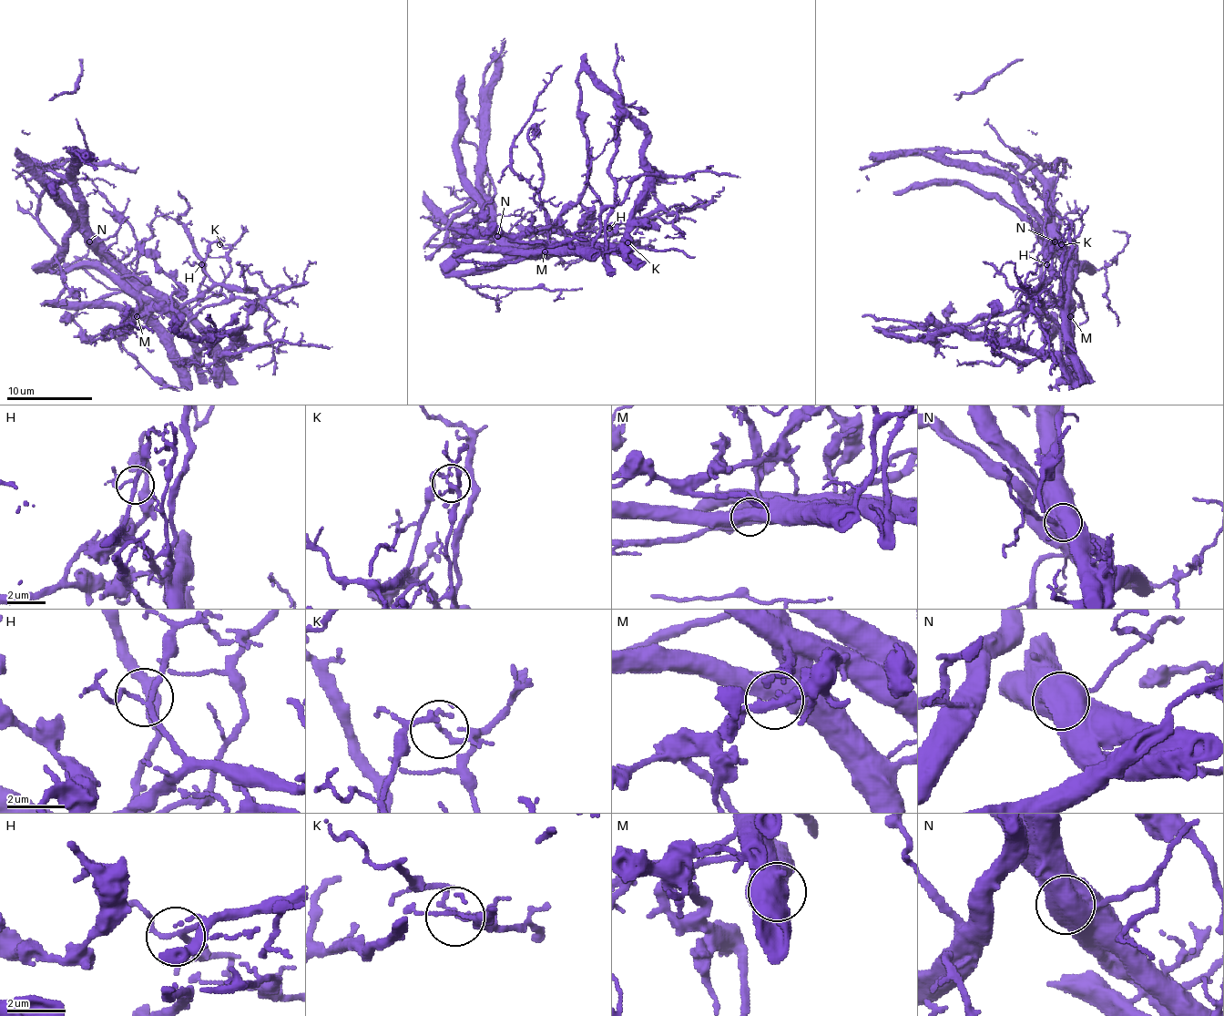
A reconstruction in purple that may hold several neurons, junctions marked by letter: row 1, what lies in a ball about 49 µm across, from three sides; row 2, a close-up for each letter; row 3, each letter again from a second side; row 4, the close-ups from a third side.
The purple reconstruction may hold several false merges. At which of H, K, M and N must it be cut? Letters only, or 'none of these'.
K, N

